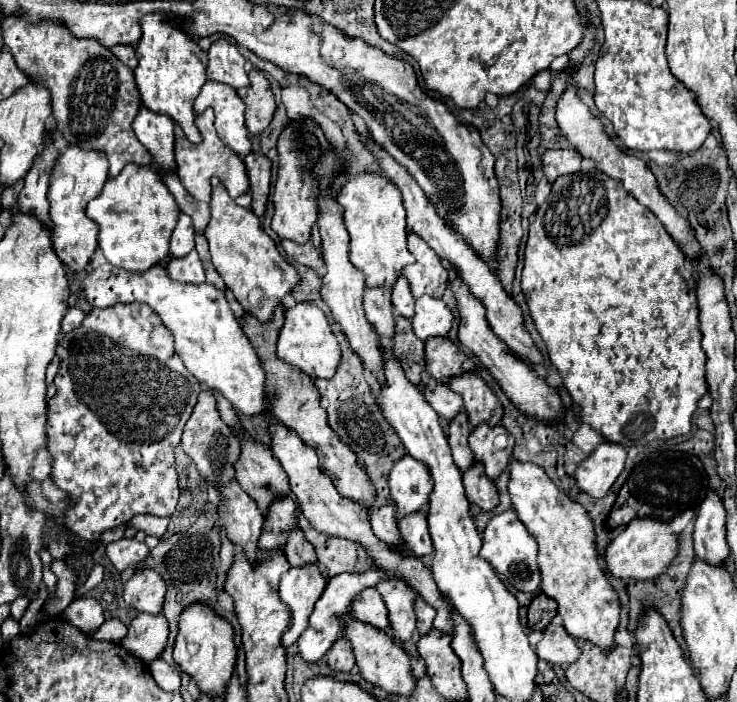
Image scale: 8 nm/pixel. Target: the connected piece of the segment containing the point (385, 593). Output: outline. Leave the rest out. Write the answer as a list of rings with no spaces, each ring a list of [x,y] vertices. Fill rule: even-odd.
[[[384,579],[376,589],[380,591],[388,607],[394,637],[398,637],[400,641],[408,641],[416,631],[414,607],[418,593],[402,579]]]

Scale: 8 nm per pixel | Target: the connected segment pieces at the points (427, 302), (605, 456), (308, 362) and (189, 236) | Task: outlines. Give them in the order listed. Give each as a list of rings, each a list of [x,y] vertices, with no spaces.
[[[422,295],[416,299],[416,309],[412,317],[412,329],[418,339],[426,341],[430,337],[444,337],[452,327],[452,311],[442,299]]]
[[[604,441],[578,465],[574,473],[576,483],[584,493],[592,497],[604,497],[616,481],[616,477],[622,473],[624,463],[626,449],[618,443]]]
[[[302,301],[294,305],[292,309],[286,309],[284,315],[286,315],[286,323],[278,335],[278,345],[276,345],[278,357],[298,367],[300,371],[306,371],[306,375],[310,377],[330,379],[336,373],[338,363],[340,363],[340,347],[338,347],[336,337],[330,331],[324,311],[318,309],[310,301]]]
[[[180,213],[176,229],[172,231],[172,241],[170,241],[170,253],[174,257],[182,257],[194,249],[194,231],[192,231],[192,219],[188,215]]]

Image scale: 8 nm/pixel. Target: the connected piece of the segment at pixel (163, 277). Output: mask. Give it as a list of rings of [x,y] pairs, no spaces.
[[[106,263],[84,277],[84,293],[92,307],[102,309],[116,303],[146,303],[160,315],[164,327],[168,327],[174,337],[176,355],[180,355],[186,369],[202,385],[222,393],[234,409],[244,415],[258,415],[264,411],[264,371],[260,359],[240,329],[224,293],[214,285],[174,283],[174,279],[168,279],[168,269],[164,265],[132,273]]]

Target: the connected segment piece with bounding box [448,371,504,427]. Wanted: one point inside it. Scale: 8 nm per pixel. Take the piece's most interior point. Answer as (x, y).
(482, 406)

